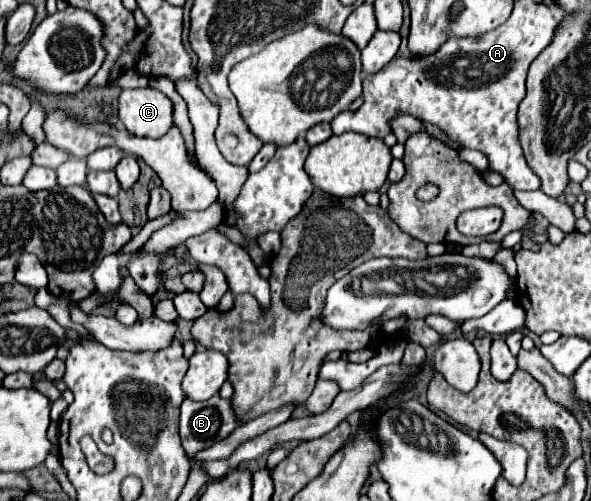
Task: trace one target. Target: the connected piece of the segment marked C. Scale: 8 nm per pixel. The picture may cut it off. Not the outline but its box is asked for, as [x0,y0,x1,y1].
[119,87,173,139]

